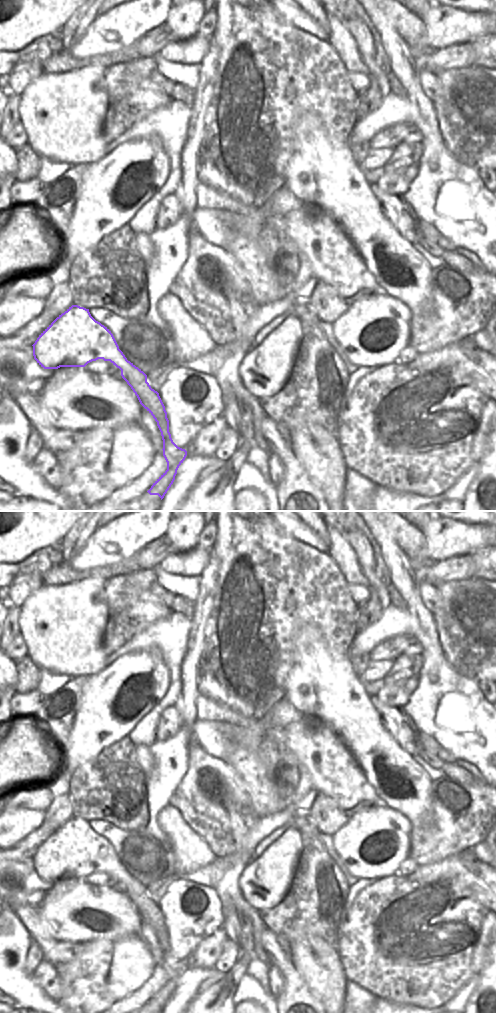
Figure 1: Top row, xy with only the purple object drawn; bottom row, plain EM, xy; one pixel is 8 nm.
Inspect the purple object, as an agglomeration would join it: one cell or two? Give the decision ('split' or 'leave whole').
split

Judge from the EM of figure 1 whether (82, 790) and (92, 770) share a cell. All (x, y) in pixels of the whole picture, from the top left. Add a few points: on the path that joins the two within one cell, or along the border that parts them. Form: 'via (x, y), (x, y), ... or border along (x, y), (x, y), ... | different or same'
via (87, 785), (92, 780), (92, 775) | same

